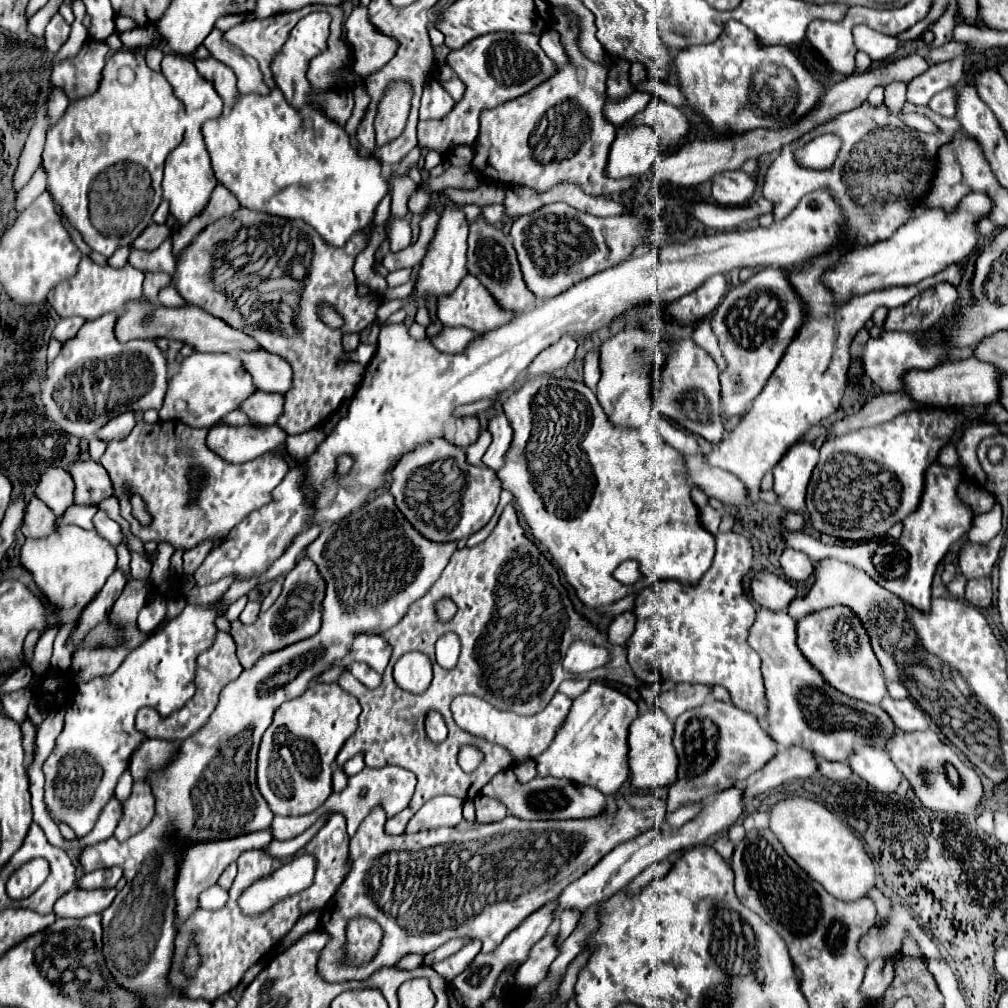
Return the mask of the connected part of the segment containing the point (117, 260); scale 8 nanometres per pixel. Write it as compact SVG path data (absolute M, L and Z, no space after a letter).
M129 246L117 248L115 254L111 258L107 258L107 264L113 266L113 268L123 268L127 264L127 256L129 256Z

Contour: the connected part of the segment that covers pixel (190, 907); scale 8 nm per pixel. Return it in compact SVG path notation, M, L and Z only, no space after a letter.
M267 828L267 830L259 830L259 832L251 832L251 834L243 834L243 836L231 838L231 840L207 842L207 844L197 844L195 848L189 848L185 852L185 856L183 856L179 878L177 878L177 888L175 888L177 924L181 924L185 918L189 918L197 910L197 896L199 896L199 892L203 892L205 888L213 886L225 866L229 866L231 862L235 862L241 852L253 850L253 848L265 848L265 846L269 846L271 840L273 840L271 828Z

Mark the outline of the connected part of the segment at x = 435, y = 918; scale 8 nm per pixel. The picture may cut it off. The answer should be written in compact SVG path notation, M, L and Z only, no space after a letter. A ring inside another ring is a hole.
M633 792L619 796L615 800L613 812L607 810L601 812L601 816L589 816L583 820L527 822L515 816L507 816L493 824L463 820L453 828L423 830L413 836L387 836L383 830L385 812L377 808L361 822L355 836L351 838L349 852L353 866L347 874L347 880L339 886L335 896L322 911L321 928L331 934L331 942L323 948L321 960L318 960L319 975L331 983L365 980L375 970L393 966L405 954L429 954L451 938L477 938L483 942L483 952L491 954L503 942L503 938L515 930L531 912L555 900L567 884L581 878L615 846L647 832L653 826L653 820L657 820L655 826L663 826L665 822L665 804L653 792ZM355 916L371 916L371 920L383 928L383 944L379 946L375 960L369 960L359 968L343 968L343 964L339 964L339 956L343 956L343 932L347 932L347 920L353 920Z

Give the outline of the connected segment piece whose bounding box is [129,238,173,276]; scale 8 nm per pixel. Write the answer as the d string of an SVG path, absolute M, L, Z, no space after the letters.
M167 238L167 242L163 242L155 252L139 252L139 250L131 250L129 256L129 264L139 268L139 270L151 270L151 272L167 272L173 276L173 268L171 268L171 258L173 258L173 248L171 248L171 238Z

